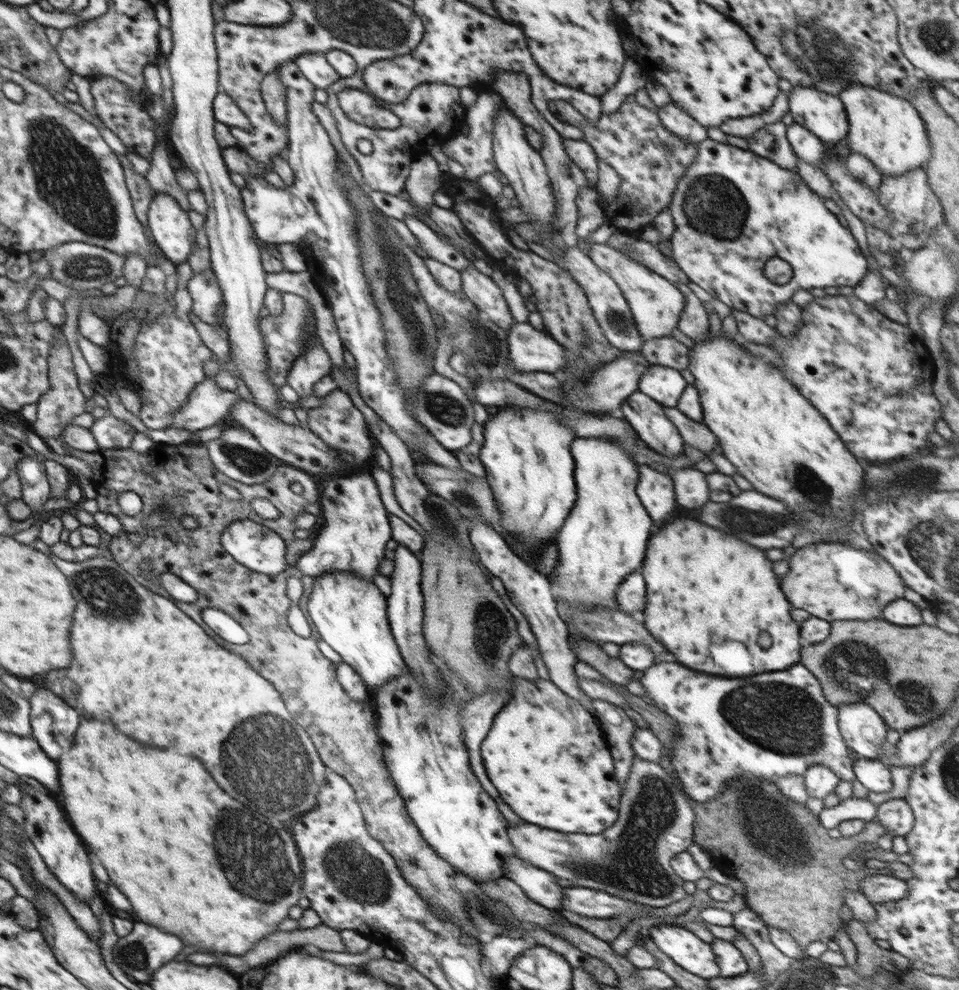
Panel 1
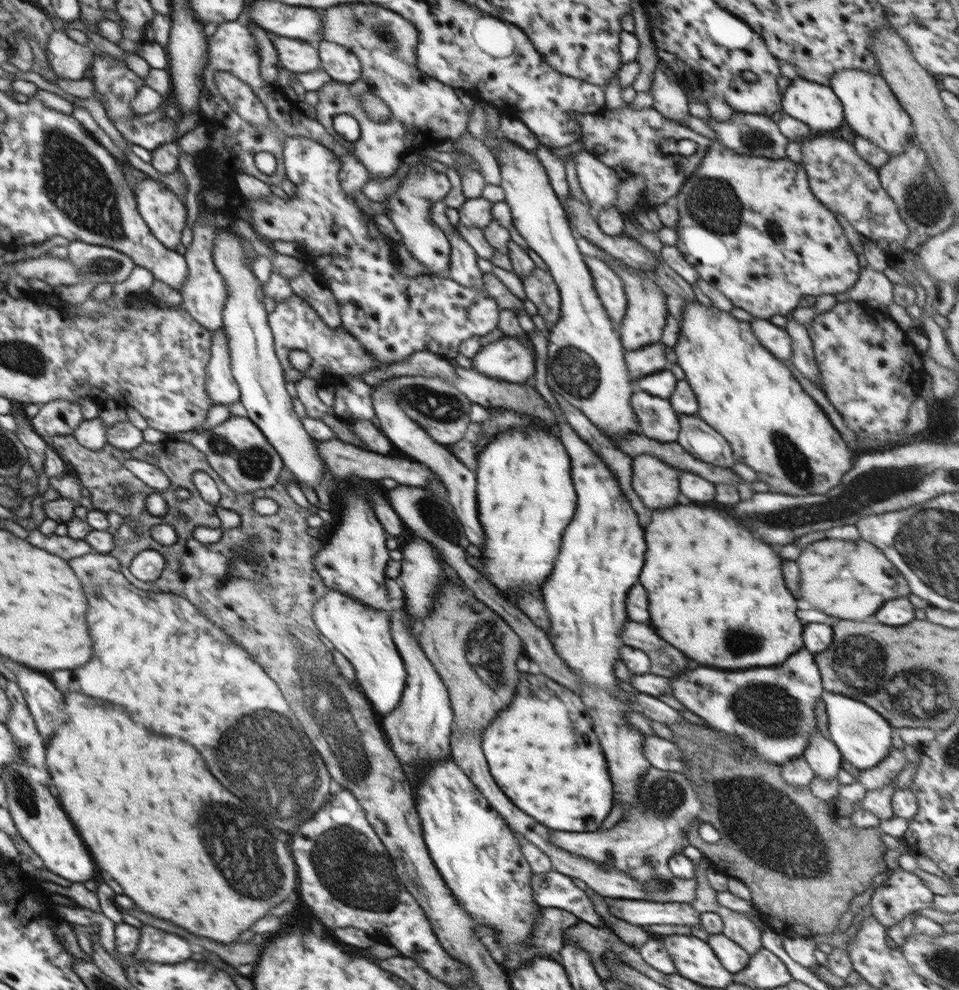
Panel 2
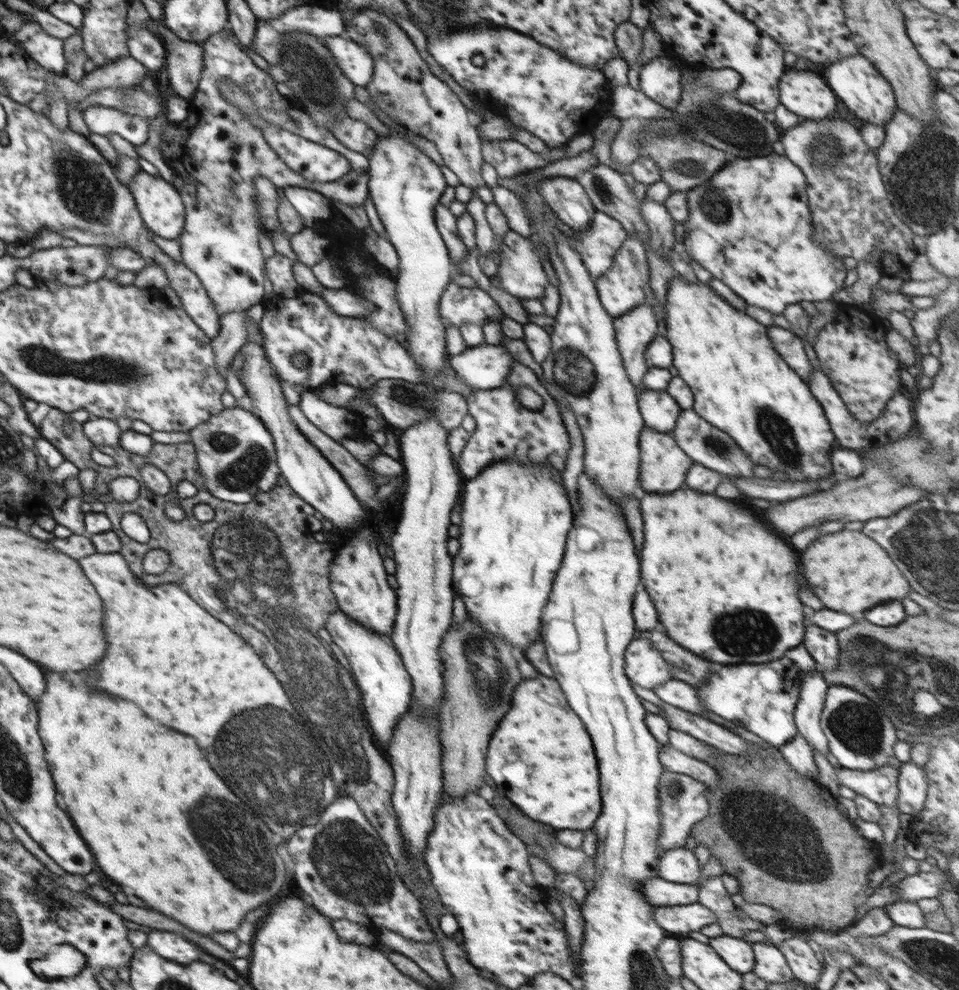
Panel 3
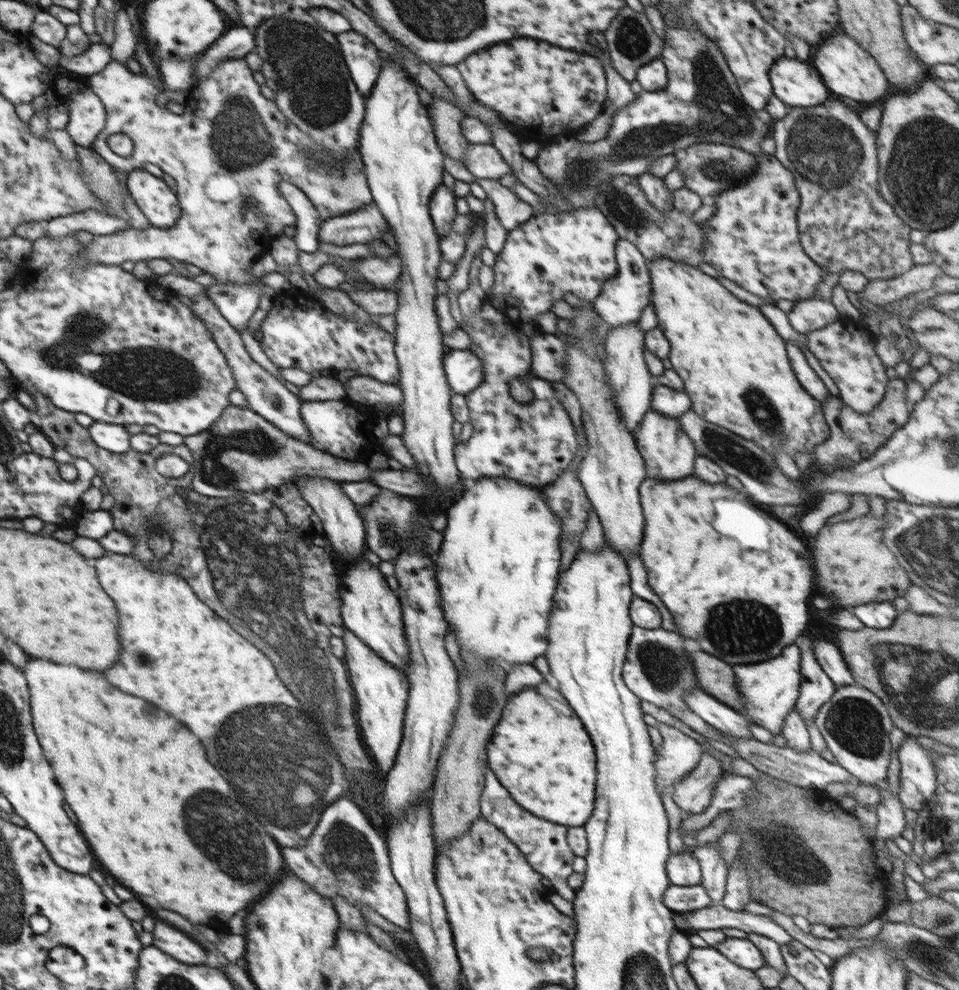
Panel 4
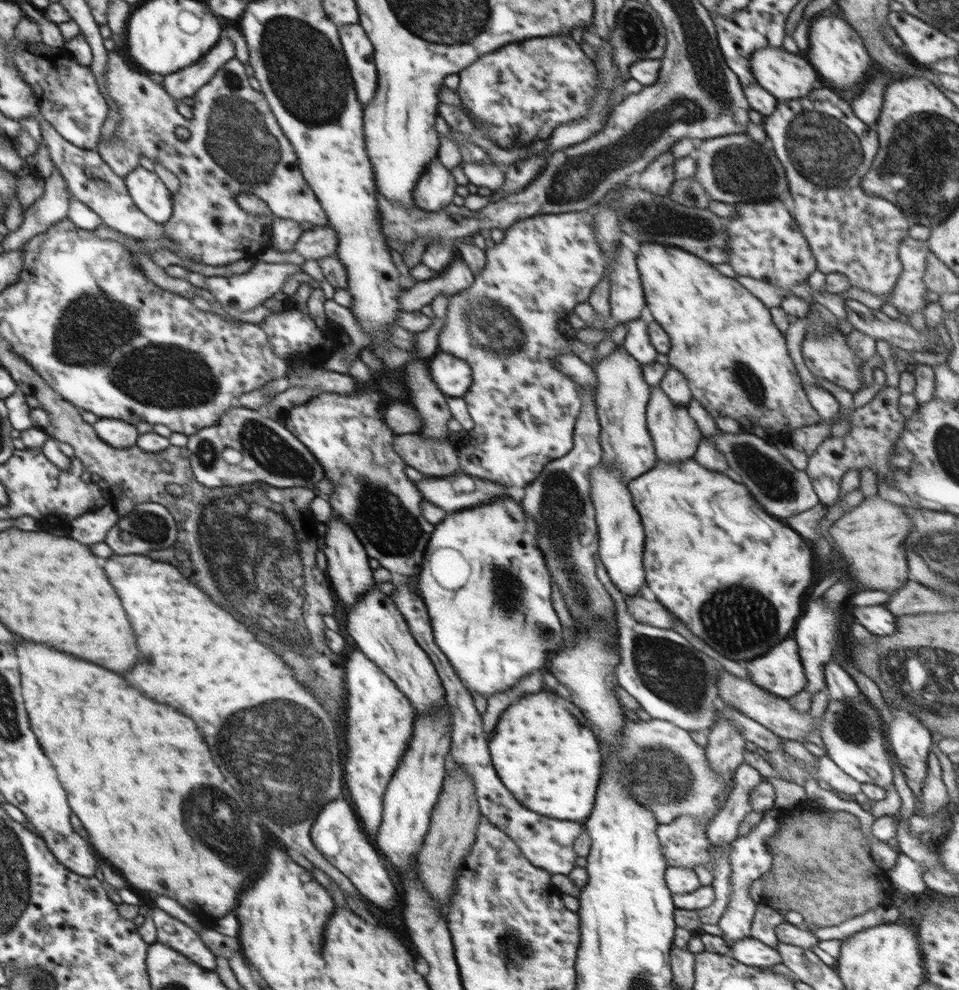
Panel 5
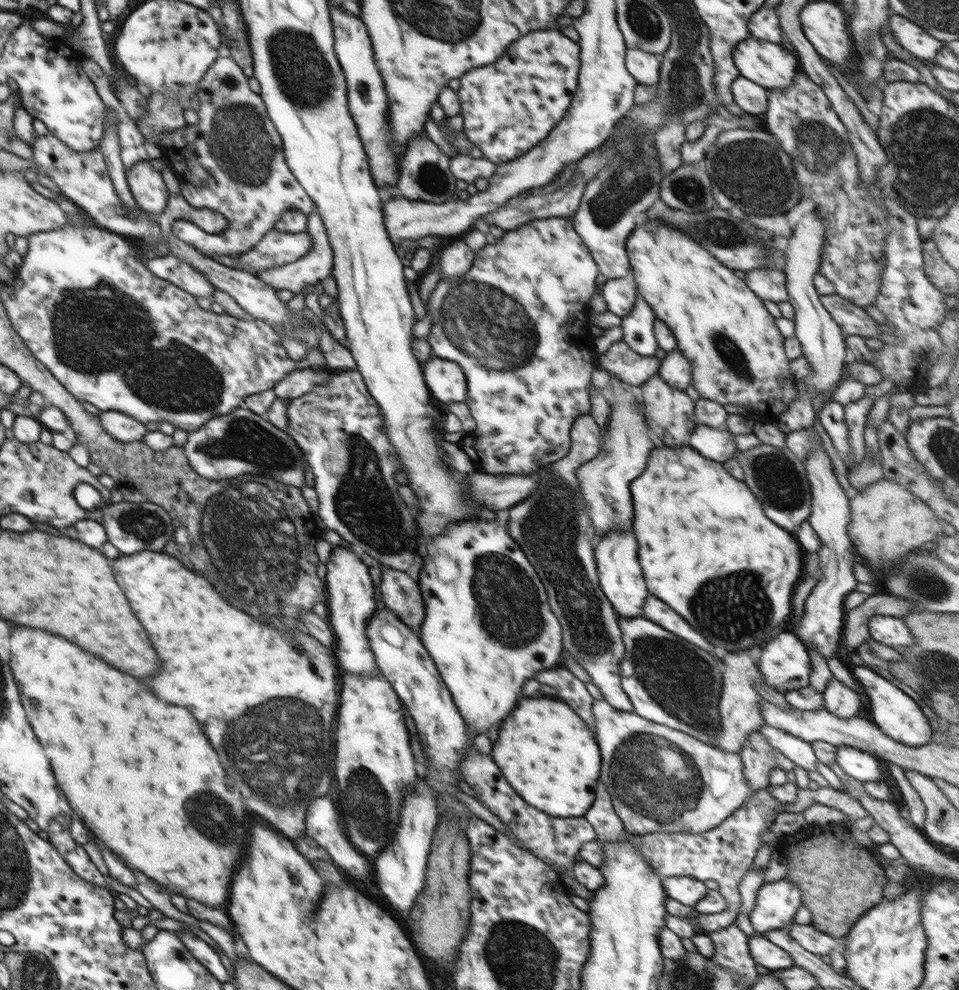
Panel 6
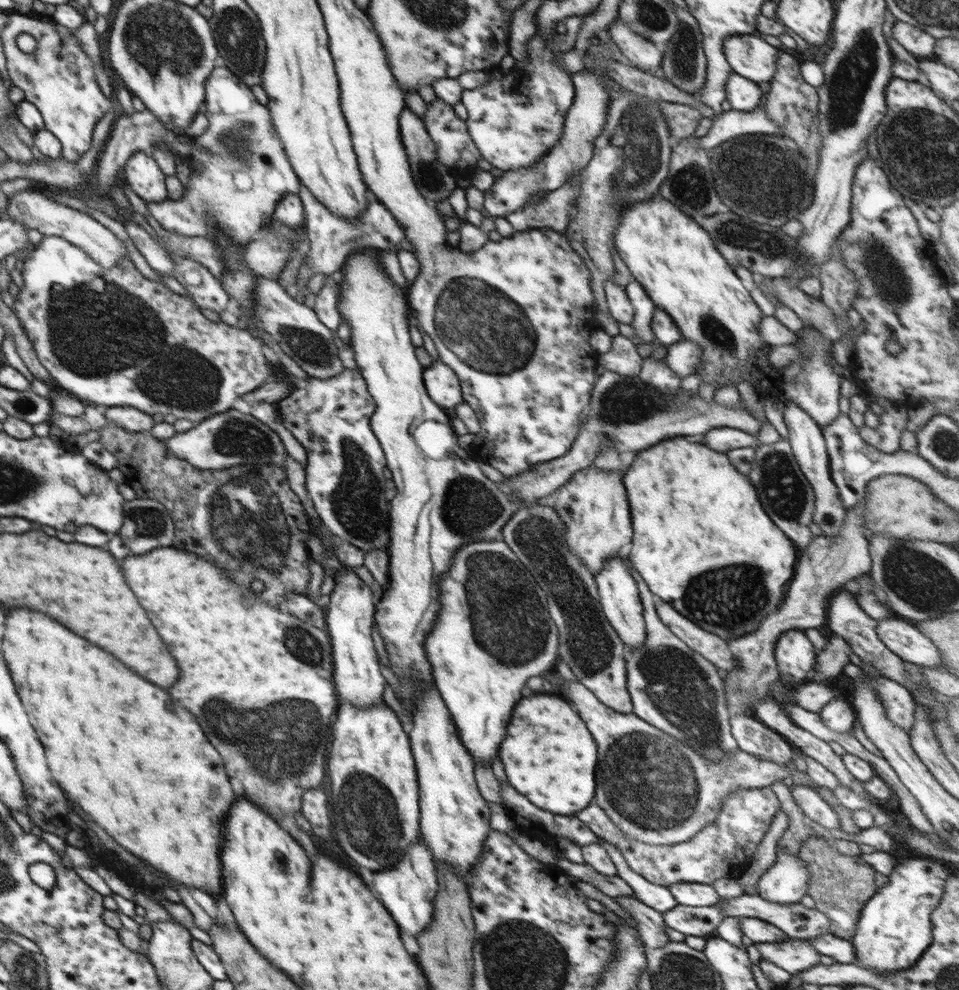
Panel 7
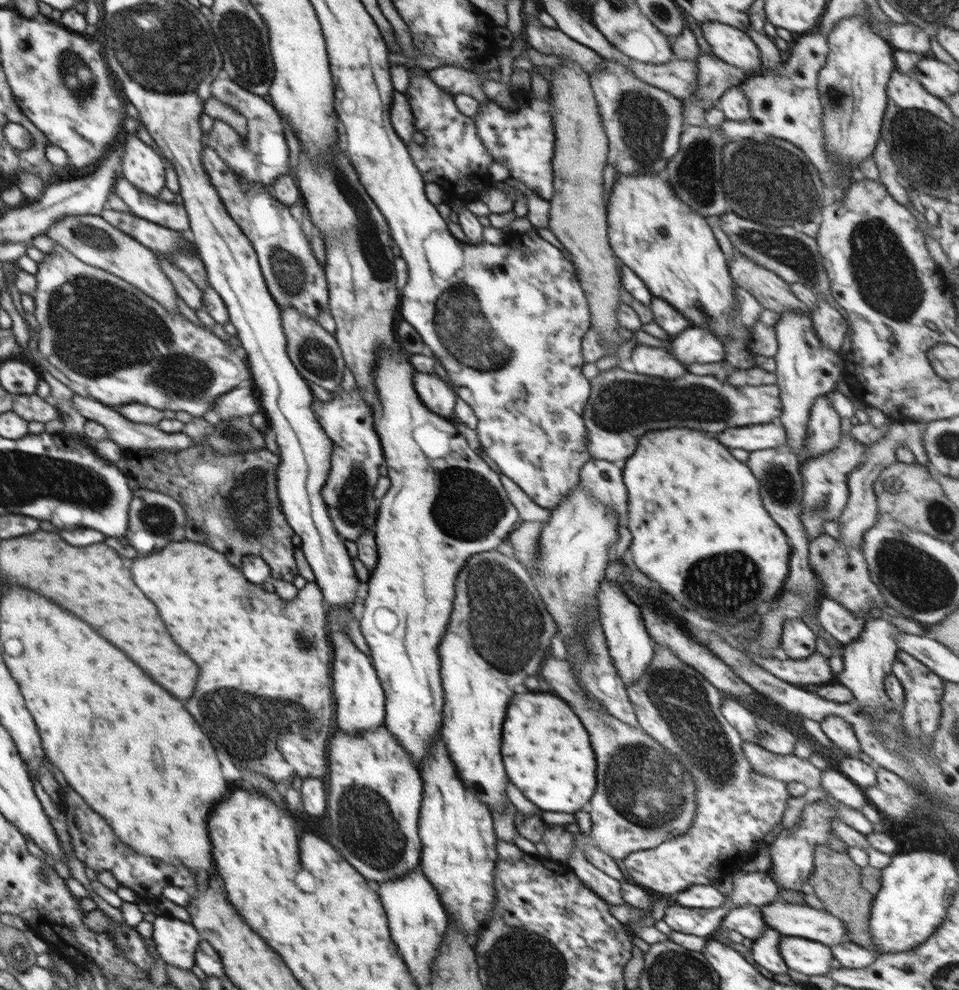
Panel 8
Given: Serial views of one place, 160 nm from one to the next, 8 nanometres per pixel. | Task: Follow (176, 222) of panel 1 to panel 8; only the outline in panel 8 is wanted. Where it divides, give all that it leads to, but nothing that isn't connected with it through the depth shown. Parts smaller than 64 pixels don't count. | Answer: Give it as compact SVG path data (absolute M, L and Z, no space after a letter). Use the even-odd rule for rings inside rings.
M128 134L121 156L121 172L137 190L156 197L166 186L164 174L168 164L152 147Z

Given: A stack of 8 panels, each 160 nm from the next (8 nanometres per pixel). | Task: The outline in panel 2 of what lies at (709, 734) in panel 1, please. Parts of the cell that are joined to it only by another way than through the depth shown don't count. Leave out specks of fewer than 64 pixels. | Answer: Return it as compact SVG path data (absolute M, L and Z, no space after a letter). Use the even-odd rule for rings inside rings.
M798 651L770 670L724 672L696 668L668 679L672 695L687 710L700 716L712 729L736 736L744 746L772 764L783 765L786 760L803 756L811 734L819 732L814 708L824 691L812 653Z

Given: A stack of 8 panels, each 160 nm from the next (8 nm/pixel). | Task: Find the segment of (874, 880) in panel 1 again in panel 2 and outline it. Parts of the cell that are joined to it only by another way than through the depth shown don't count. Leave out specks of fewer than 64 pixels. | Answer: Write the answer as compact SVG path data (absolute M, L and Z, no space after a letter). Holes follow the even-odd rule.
M899 866L874 888L869 904L879 926L888 928L911 912L932 907L934 895L919 876Z

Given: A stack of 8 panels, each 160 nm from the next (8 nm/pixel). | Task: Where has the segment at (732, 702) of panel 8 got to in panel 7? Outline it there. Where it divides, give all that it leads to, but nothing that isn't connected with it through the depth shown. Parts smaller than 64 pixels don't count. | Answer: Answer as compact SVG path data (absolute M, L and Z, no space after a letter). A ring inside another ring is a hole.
M730 714L729 724L738 749L780 766L793 760L795 748L755 716Z

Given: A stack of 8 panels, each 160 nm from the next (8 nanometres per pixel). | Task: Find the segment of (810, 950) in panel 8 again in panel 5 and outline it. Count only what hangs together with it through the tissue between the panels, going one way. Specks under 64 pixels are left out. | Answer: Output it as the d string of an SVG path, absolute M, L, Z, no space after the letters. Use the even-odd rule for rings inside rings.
M752 937L737 940L731 951L732 958L751 967L771 967L782 963L782 957L775 948Z

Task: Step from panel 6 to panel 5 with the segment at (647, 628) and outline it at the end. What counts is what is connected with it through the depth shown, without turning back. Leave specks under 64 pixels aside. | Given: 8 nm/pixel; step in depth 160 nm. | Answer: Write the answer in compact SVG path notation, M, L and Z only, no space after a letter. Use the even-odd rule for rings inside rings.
M598 553L594 554L594 560L596 560L598 580L602 582L602 585L615 604L615 620L617 622L617 633L619 634L620 655L620 662L615 666L618 686L635 698L642 710L648 714L648 718L665 720L687 731L698 730L707 732L717 721L716 706L719 705L720 701L717 681L719 678L719 668L714 666L716 662L710 656L706 656L704 652L696 649L678 632L674 632L672 629L655 628L634 620L627 612L625 596L611 582L610 575L608 575Z

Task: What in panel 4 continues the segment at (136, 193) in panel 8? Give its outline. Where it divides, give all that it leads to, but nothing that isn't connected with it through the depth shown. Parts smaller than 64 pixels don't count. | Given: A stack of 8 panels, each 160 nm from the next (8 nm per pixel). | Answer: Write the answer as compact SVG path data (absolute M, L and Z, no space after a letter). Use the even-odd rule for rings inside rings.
M228 59L220 61L210 76L207 79L202 80L198 86L194 86L188 92L186 101L186 111L183 115L176 115L172 111L168 110L165 106L158 106L156 98L160 93L164 93L166 86L164 82L152 81L146 74L134 74L124 65L122 62L117 60L111 60L106 67L98 74L94 74L88 78L88 84L92 91L100 98L100 101L104 104L107 121L104 130L98 134L96 141L93 143L93 149L106 161L111 164L114 169L119 169L126 173L132 172L133 170L142 168L144 163L155 164L160 167L163 172L168 173L176 180L176 196L179 200L179 206L181 208L180 217L176 221L175 226L172 228L156 228L154 226L148 227L147 229L135 229L129 226L126 230L119 230L114 234L107 235L95 235L93 242L85 246L81 250L83 258L87 262L93 262L94 264L114 264L121 265L122 262L138 262L139 260L150 260L151 258L174 258L182 263L194 264L208 274L212 274L216 278L218 284L251 284L251 282L257 282L257 277L252 275L251 268L256 263L257 259L260 258L266 251L270 242L278 235L280 235L286 226L292 226L296 222L296 215L288 204L287 200L280 194L279 183L282 181L291 182L294 186L297 186L312 202L316 214L320 214L323 220L331 219L332 217L340 217L348 215L349 213L355 212L366 204L373 202L373 194L370 192L369 184L367 183L367 177L365 176L365 166L362 162L362 157L359 151L354 151L351 155L345 158L345 166L339 171L318 171L316 168L309 166L309 161L304 160L310 154L310 150L320 151L324 156L331 158L333 154L324 146L316 144L312 138L308 138L308 134L304 134L300 128L298 128L286 115L282 114L276 106L276 102L268 100L262 95L260 86L254 80L254 73L248 67L248 64L244 59ZM112 134L126 134L134 141L134 150L129 157L121 158L113 153L108 144L108 137Z

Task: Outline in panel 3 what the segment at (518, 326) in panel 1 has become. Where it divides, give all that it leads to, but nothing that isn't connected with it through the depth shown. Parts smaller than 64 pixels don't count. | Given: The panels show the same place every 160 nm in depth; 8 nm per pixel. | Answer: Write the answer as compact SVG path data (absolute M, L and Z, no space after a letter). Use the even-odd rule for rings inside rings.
M478 345L450 357L449 363L461 379L476 391L492 390L504 384L513 362L502 345Z

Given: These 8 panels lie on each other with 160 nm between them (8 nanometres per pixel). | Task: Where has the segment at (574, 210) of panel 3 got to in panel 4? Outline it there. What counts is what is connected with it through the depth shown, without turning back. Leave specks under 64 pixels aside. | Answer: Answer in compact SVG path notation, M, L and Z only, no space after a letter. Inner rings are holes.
M681 18L673 24L665 22L665 27L662 58L668 73L668 85L662 91L642 92L628 107L615 112L605 139L593 144L585 144L578 140L556 140L550 146L542 146L534 160L530 160L522 153L519 138L512 134L506 125L500 126L481 120L492 134L491 145L510 165L511 172L526 188L539 195L544 213L572 213L576 209L592 208L596 204L593 198L600 182L618 175L638 177L646 173L650 162L652 165L660 156L674 154L676 150L688 149L691 145L724 144L756 156L762 152L760 145L770 136L770 124L762 122L756 111L748 107L743 100L736 77L729 70L727 60L720 49L695 28L691 18Z

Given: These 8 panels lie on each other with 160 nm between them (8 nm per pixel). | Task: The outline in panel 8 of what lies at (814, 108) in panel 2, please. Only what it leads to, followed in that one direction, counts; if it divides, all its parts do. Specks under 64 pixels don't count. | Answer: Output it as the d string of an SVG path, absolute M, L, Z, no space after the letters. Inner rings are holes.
M702 22L701 28L717 58L746 71L748 75L760 72L762 67L759 48L746 31L720 22Z

